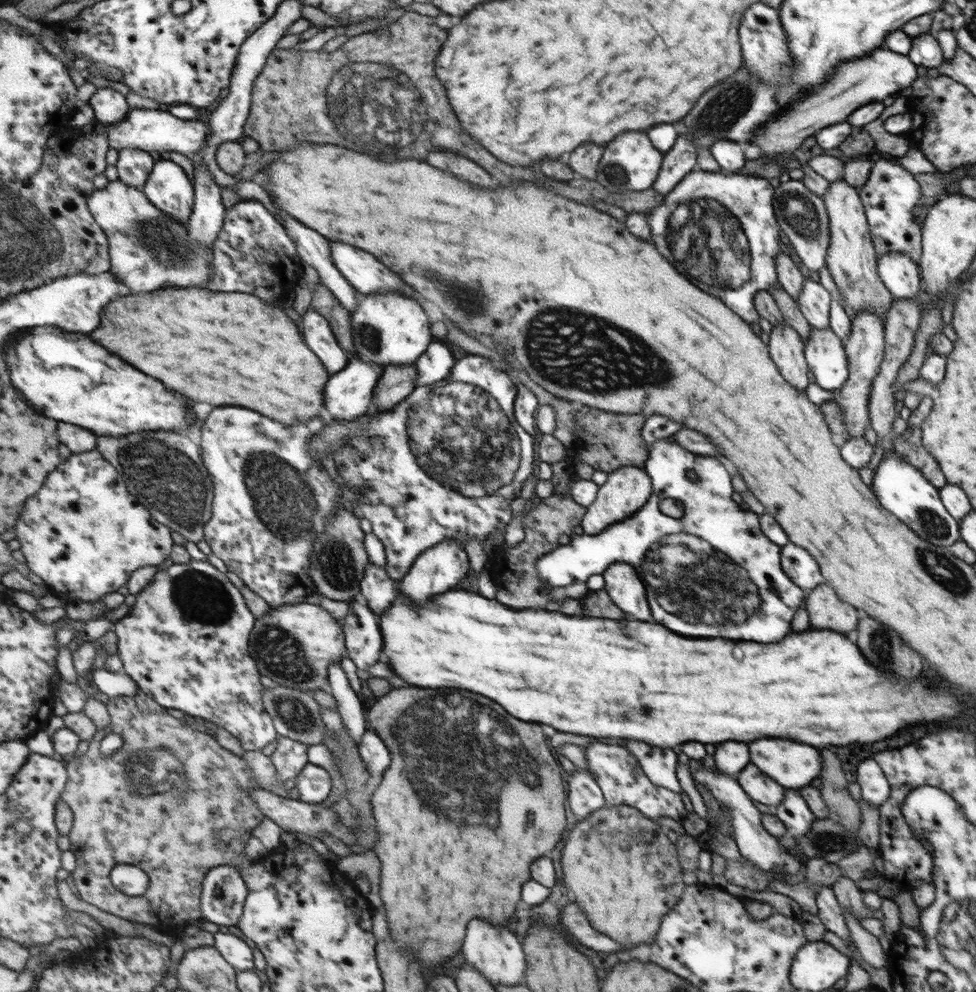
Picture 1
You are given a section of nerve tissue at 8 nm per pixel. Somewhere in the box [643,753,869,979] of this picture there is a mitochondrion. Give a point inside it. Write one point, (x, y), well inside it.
(828, 840)

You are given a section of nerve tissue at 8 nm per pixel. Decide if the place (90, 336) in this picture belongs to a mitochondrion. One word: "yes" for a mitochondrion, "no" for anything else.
no

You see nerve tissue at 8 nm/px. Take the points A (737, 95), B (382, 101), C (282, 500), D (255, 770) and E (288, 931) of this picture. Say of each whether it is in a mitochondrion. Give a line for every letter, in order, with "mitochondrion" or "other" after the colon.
A: mitochondrion
B: mitochondrion
C: mitochondrion
D: other
E: other

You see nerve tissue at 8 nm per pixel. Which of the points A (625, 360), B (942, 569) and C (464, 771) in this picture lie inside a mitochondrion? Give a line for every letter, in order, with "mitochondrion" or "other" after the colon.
A: mitochondrion
B: mitochondrion
C: mitochondrion

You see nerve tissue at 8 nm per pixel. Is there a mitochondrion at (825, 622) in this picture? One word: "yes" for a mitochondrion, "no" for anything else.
no

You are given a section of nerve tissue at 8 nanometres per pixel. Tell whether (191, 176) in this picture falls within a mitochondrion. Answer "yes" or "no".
no

